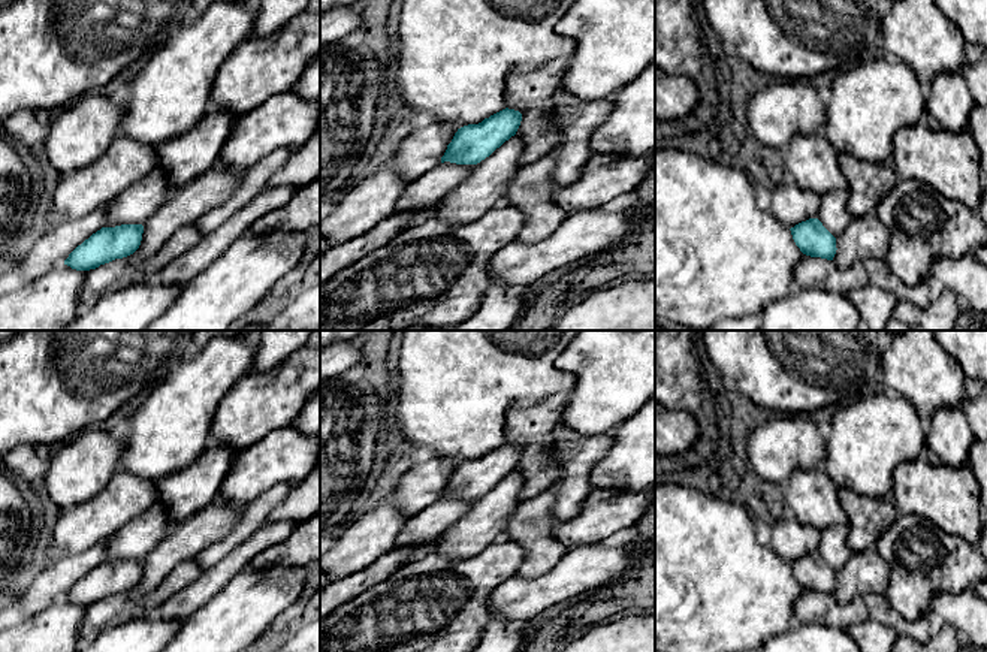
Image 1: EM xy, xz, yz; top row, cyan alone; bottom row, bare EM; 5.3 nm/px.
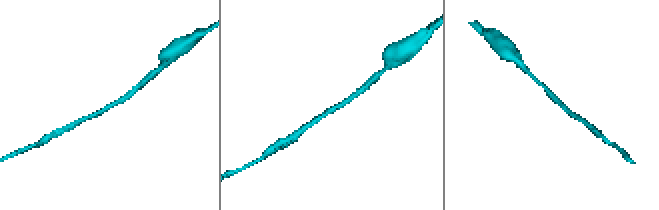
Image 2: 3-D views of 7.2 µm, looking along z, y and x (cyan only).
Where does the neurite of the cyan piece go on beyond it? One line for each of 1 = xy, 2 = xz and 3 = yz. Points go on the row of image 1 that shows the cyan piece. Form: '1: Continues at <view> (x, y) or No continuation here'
1: No continuation here
2: No continuation here
3: No continuation here

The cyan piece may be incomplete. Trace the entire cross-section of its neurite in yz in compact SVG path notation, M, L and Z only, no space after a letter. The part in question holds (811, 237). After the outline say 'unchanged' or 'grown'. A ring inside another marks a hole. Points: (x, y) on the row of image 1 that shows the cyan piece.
M809 218L790 229L796 245L811 257L833 260L836 254L836 238L818 218Z; unchanged

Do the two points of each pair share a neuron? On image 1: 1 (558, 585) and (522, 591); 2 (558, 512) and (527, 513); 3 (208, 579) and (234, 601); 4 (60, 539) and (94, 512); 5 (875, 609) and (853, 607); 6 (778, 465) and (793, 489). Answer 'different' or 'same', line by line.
1: same
2: different
3: different
4: same
5: different
6: different

